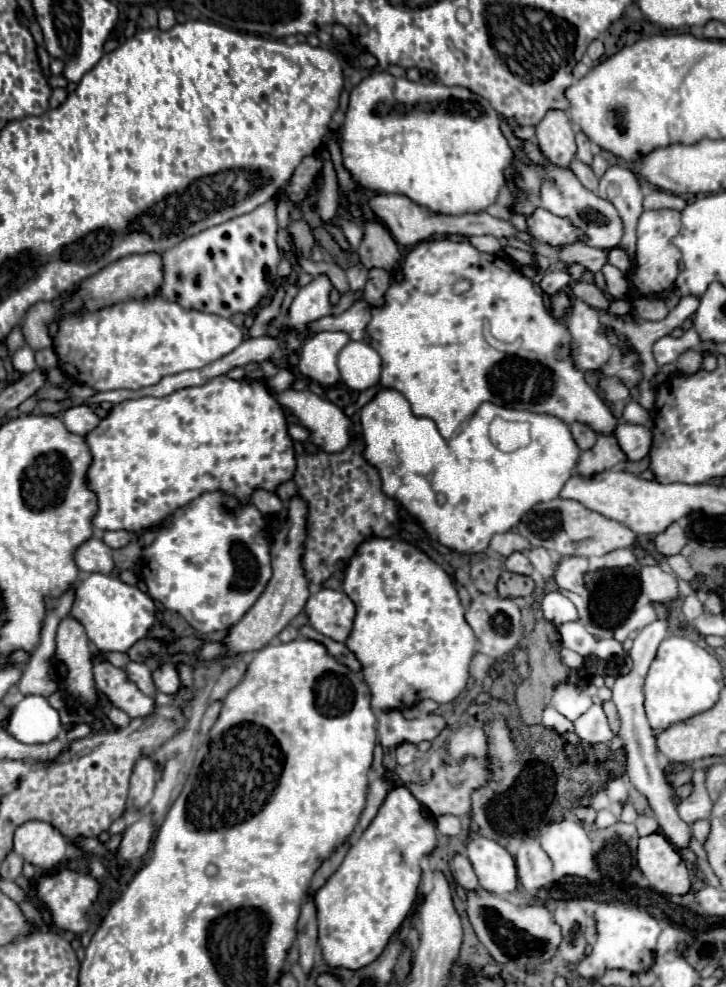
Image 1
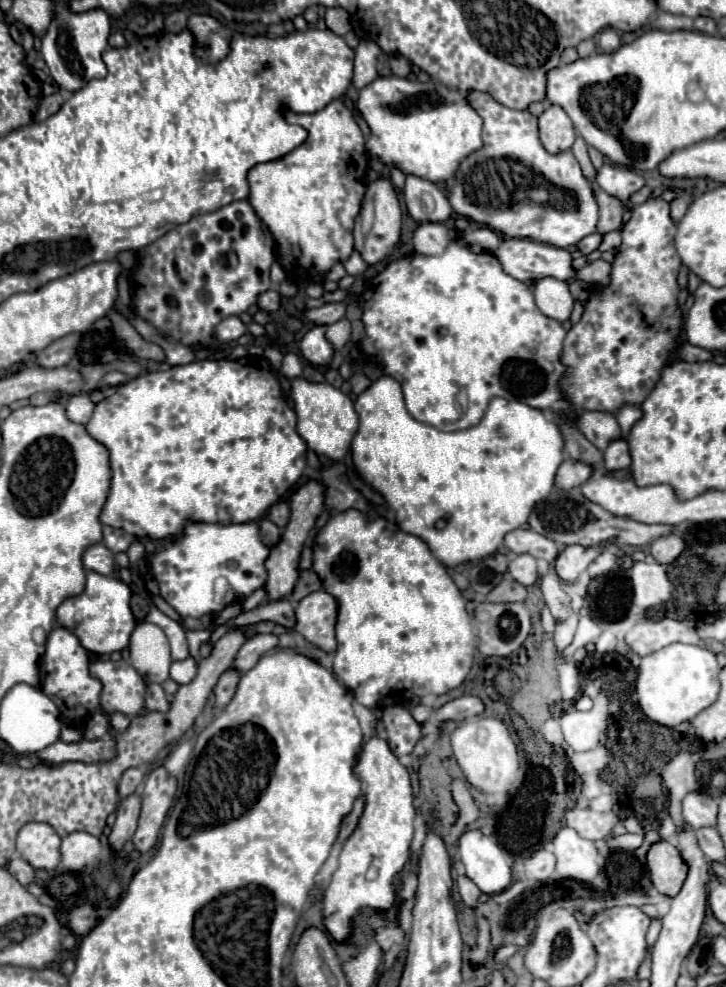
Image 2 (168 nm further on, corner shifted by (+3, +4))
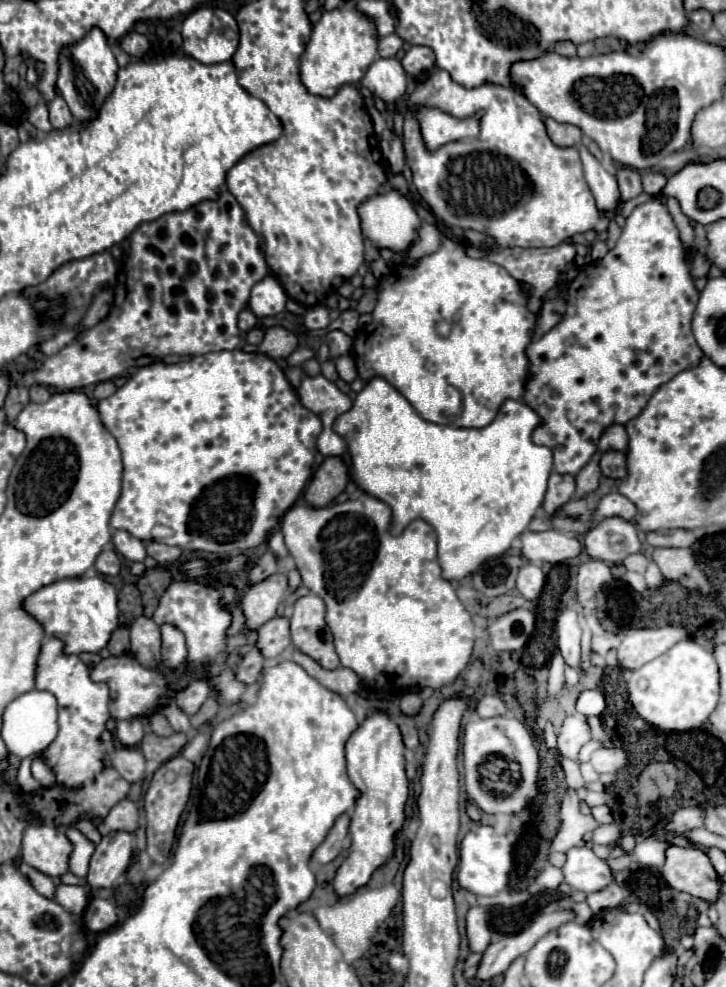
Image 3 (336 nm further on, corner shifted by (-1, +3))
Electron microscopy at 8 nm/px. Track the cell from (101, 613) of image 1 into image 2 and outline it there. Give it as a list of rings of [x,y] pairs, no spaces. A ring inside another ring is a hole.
[[[87,571],[87,583],[81,595],[67,597],[59,605],[57,619],[61,627],[67,627],[79,637],[87,651],[99,655],[125,649],[133,629],[137,627],[137,619],[131,611],[131,589],[123,581],[99,575],[95,571]]]

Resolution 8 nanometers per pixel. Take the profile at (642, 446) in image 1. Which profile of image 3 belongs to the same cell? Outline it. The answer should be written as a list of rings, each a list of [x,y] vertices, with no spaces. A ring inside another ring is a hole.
[[[603,452],[599,466],[601,466],[603,476],[609,476],[609,478],[625,478],[627,476],[623,452]]]

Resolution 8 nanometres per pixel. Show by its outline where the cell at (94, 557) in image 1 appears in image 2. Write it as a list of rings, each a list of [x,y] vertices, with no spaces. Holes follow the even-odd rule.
[[[95,543],[95,545],[85,549],[83,565],[89,571],[109,575],[113,571],[113,553],[103,543]]]

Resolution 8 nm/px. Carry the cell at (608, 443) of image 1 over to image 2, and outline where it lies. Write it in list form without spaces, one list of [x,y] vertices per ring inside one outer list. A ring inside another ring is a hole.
[[[565,459],[559,467],[559,475],[555,479],[557,487],[563,489],[573,489],[583,485],[593,473],[593,465],[583,463],[583,461],[575,461],[575,459]]]

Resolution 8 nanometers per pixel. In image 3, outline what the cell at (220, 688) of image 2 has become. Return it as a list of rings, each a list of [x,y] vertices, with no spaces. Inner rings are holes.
[[[251,648],[243,656],[243,660],[241,660],[239,668],[237,668],[237,678],[243,680],[245,684],[253,684],[263,672],[263,662],[265,662],[265,658],[263,658],[261,650],[259,648]]]

